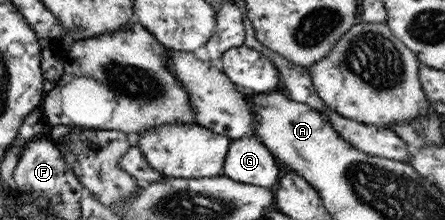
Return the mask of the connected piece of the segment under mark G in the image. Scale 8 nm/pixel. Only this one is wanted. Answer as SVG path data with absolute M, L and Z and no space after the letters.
M253 136L232 139L222 174L232 181L273 189L283 173L276 158Z

